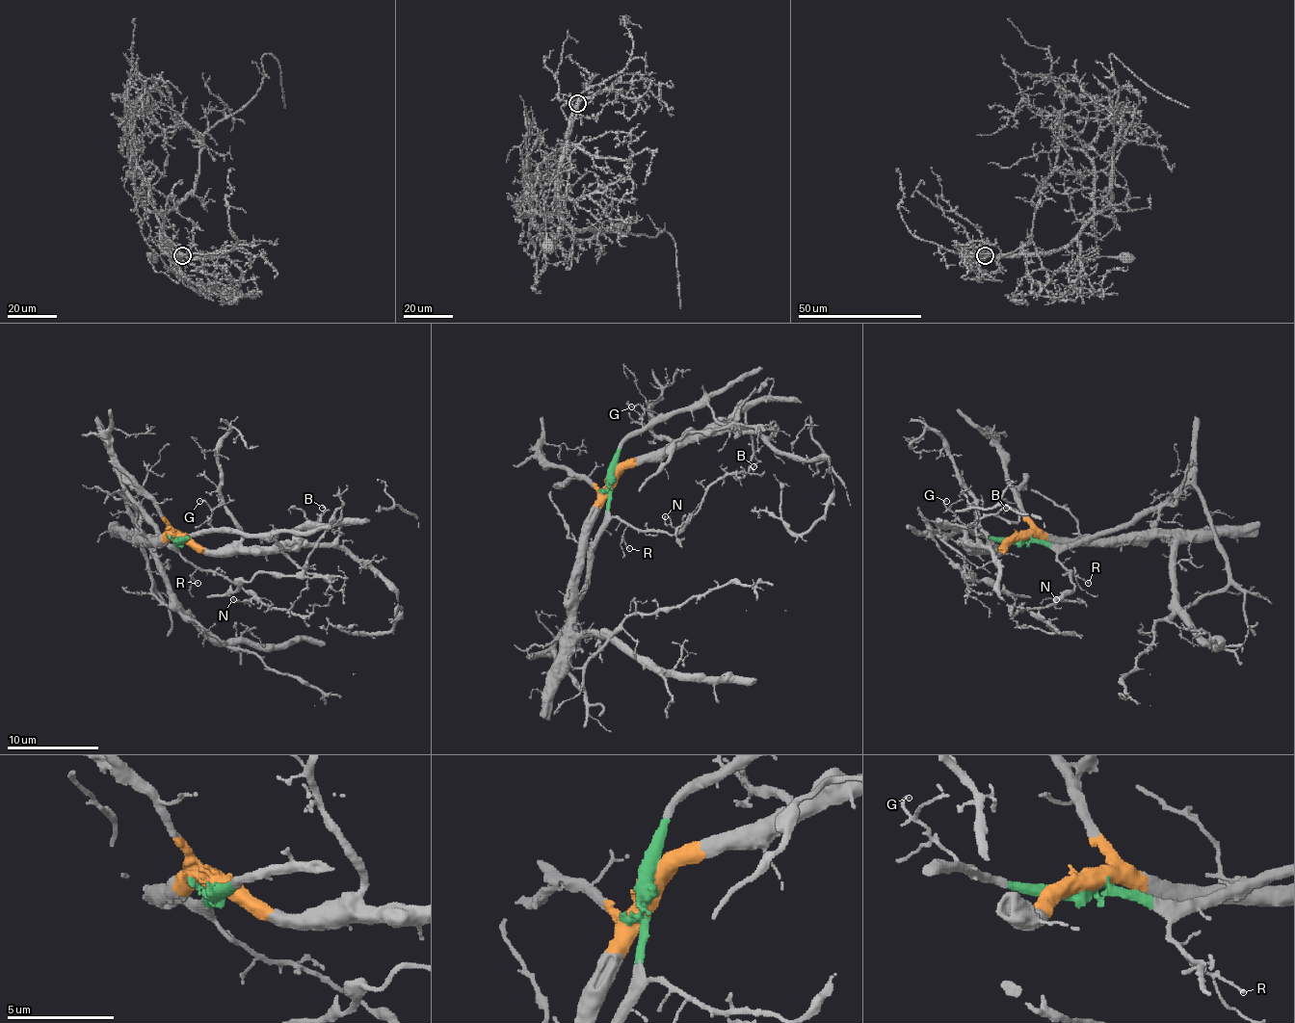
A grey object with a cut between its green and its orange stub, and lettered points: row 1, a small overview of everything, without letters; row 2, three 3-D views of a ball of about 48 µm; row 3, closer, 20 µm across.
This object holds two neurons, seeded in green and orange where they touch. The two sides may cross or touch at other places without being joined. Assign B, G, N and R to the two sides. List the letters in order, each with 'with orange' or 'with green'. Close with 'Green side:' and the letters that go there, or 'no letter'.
B: with orange
G: with green
N: with green
R: with green
Green side: G, N, R

